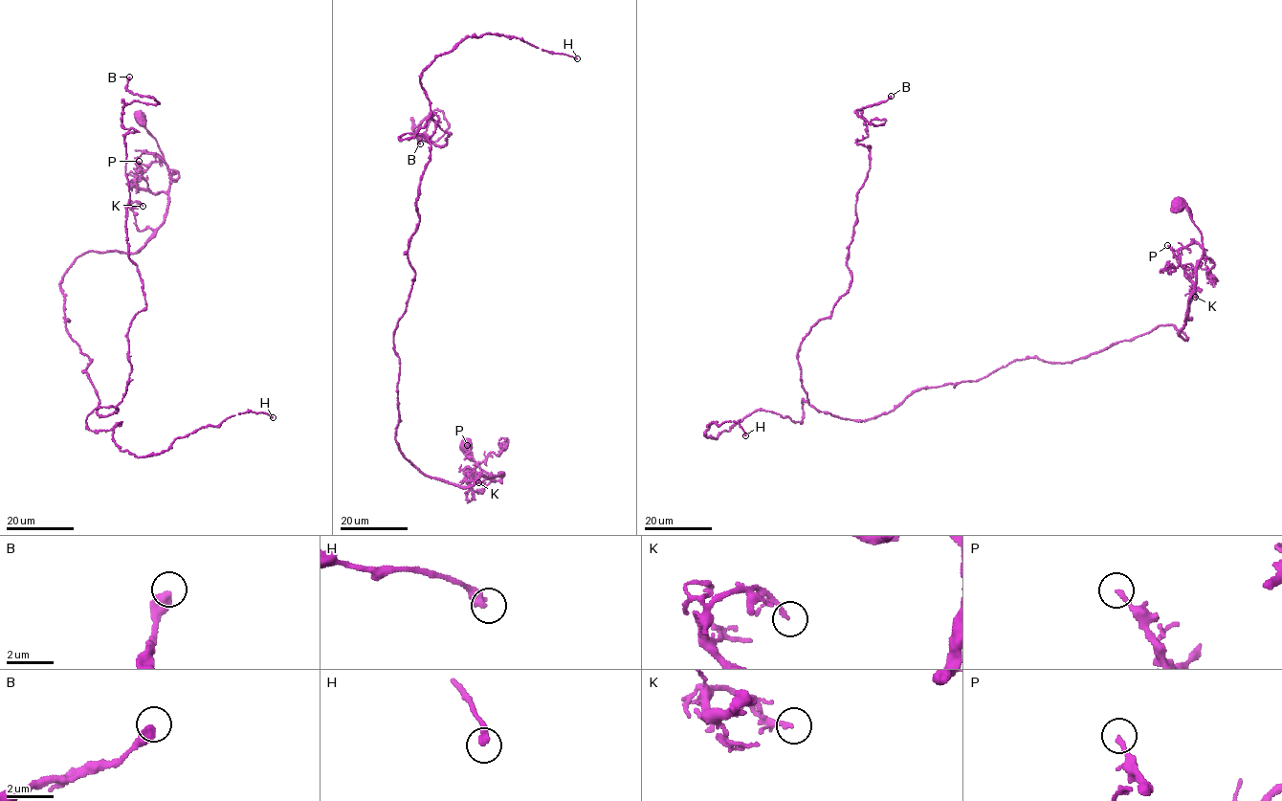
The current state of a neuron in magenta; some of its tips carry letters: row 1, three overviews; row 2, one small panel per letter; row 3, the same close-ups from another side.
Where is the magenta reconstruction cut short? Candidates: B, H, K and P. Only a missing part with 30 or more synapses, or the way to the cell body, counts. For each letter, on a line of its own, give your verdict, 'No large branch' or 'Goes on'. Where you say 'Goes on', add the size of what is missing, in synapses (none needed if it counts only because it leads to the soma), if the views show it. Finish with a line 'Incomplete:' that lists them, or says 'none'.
B: No large branch
H: Goes on. Roughly 70 synapses
K: No large branch
P: No large branch
Incomplete: H

